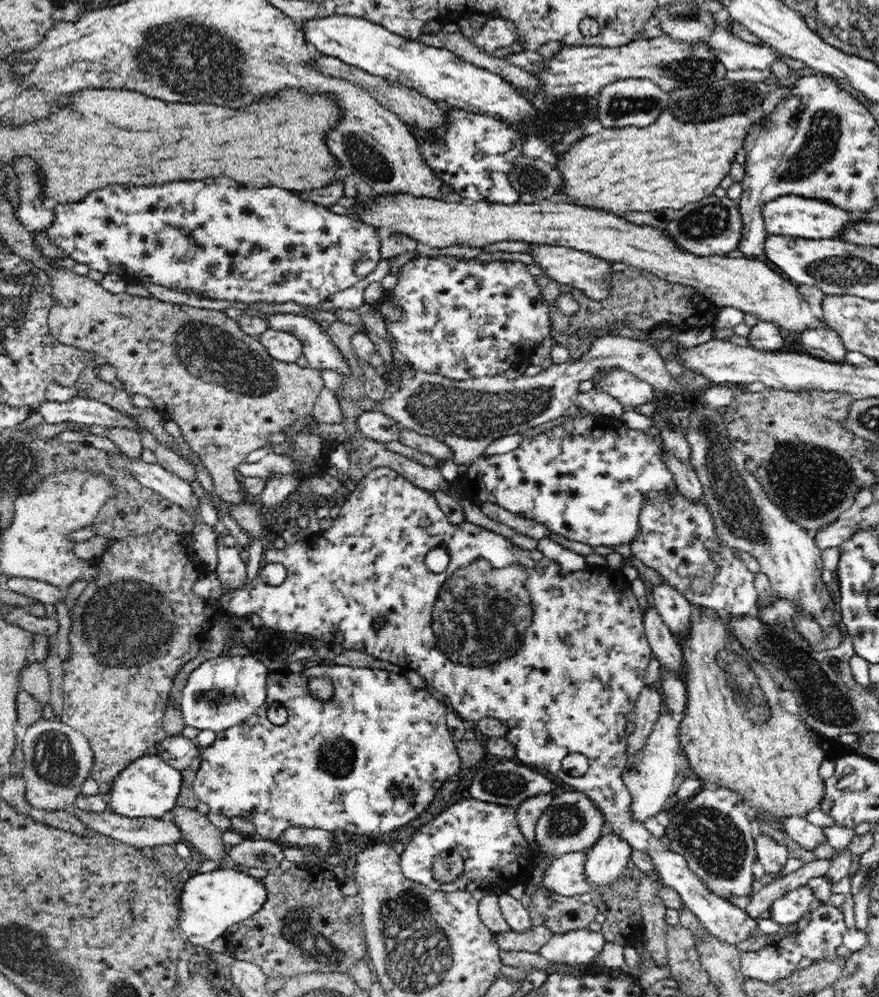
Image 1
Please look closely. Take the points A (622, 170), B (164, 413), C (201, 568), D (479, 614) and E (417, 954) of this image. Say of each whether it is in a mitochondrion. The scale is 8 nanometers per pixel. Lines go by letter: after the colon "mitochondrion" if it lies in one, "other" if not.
A: other
B: other
C: other
D: mitochondrion
E: mitochondrion

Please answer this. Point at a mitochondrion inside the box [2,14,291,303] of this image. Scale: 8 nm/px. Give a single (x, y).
(218, 62)

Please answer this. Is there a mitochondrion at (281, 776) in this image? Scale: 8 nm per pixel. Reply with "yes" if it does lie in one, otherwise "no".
no

